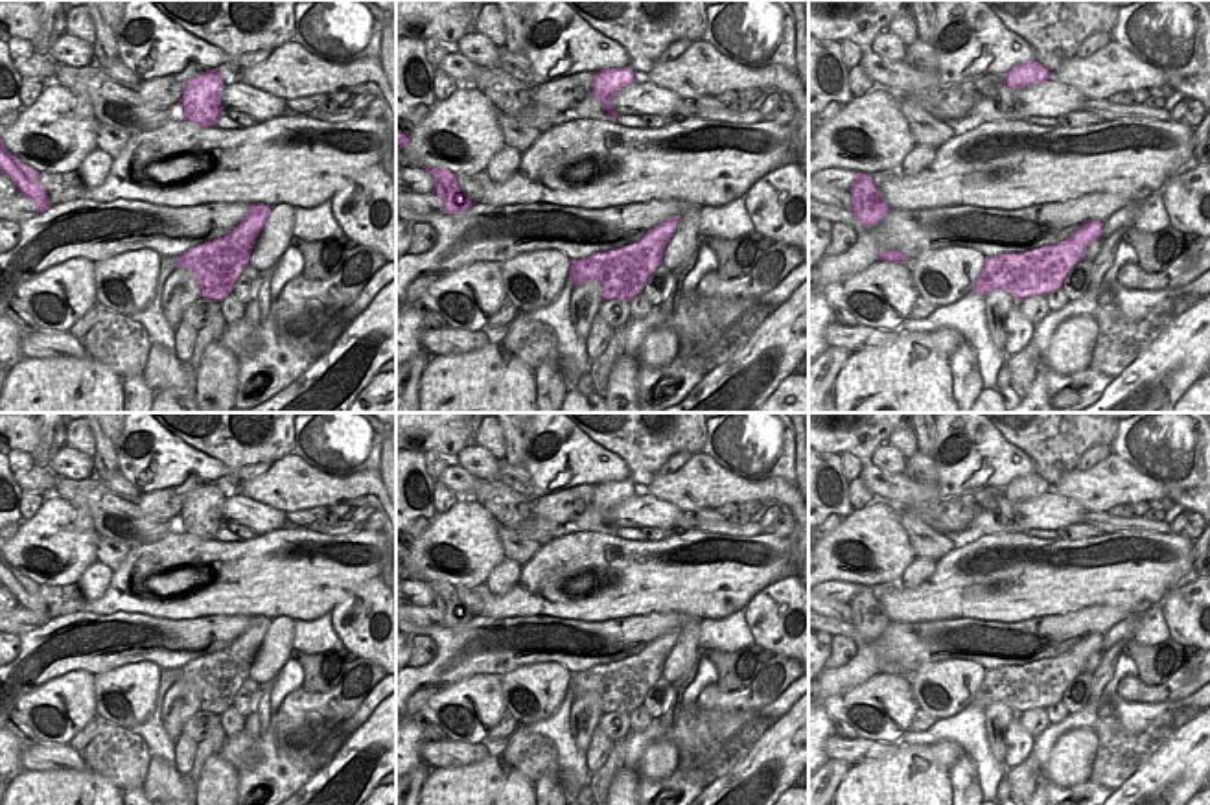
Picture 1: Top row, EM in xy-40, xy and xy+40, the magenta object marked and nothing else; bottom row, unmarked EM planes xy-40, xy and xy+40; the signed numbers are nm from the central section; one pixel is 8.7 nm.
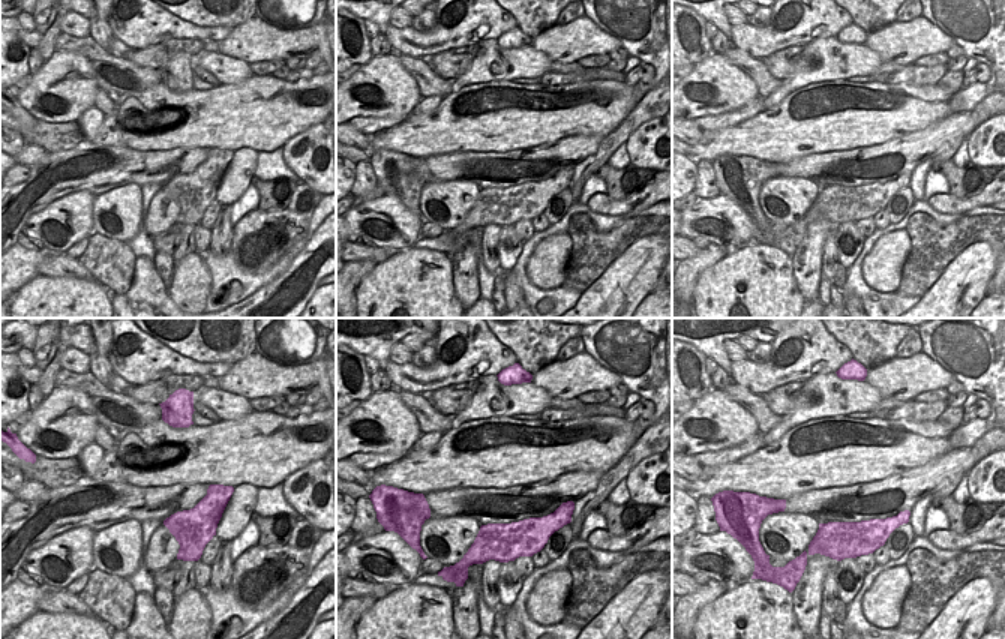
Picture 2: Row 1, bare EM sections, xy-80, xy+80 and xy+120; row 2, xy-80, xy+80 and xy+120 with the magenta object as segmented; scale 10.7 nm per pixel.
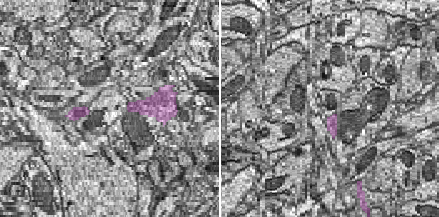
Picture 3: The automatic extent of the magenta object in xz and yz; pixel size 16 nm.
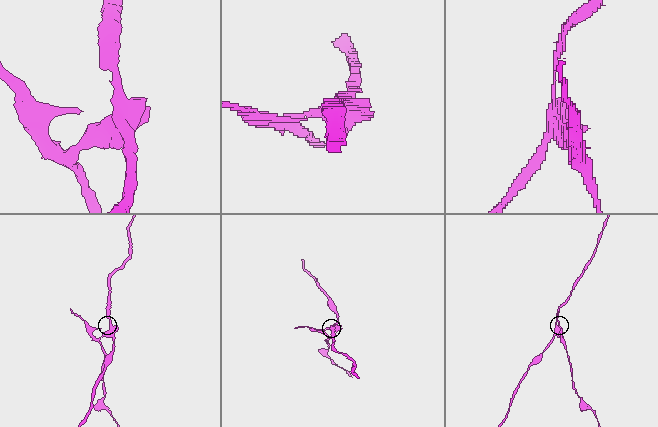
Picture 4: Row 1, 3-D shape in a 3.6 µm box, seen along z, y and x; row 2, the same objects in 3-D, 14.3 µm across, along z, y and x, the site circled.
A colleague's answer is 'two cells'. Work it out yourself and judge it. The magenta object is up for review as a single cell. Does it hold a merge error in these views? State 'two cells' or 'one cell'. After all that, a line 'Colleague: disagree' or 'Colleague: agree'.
two cells
Colleague: agree

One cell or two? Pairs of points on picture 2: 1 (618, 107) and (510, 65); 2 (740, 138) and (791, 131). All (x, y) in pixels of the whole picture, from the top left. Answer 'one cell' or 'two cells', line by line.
1: two cells
2: one cell

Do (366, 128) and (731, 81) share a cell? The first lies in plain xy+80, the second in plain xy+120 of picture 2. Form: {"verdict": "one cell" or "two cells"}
{"verdict": "two cells"}

